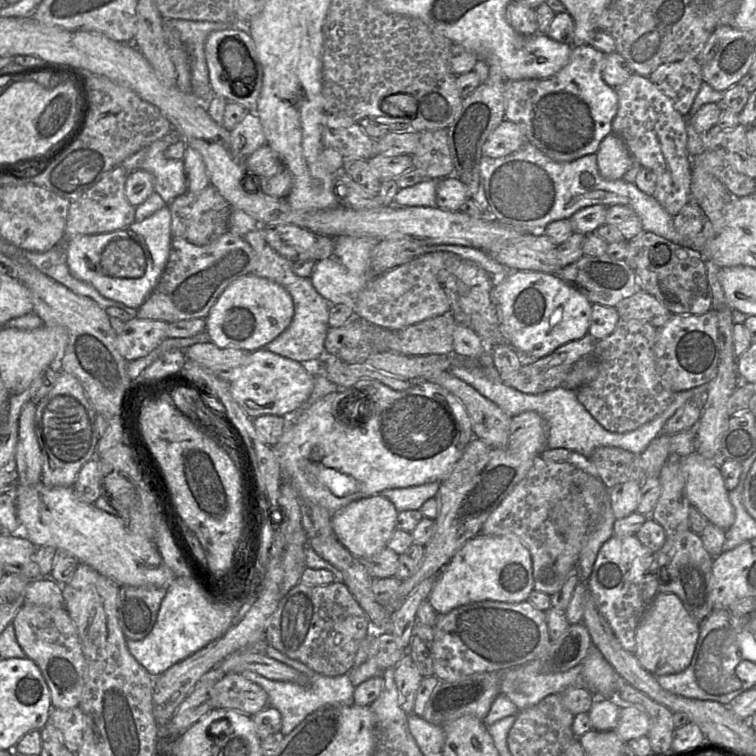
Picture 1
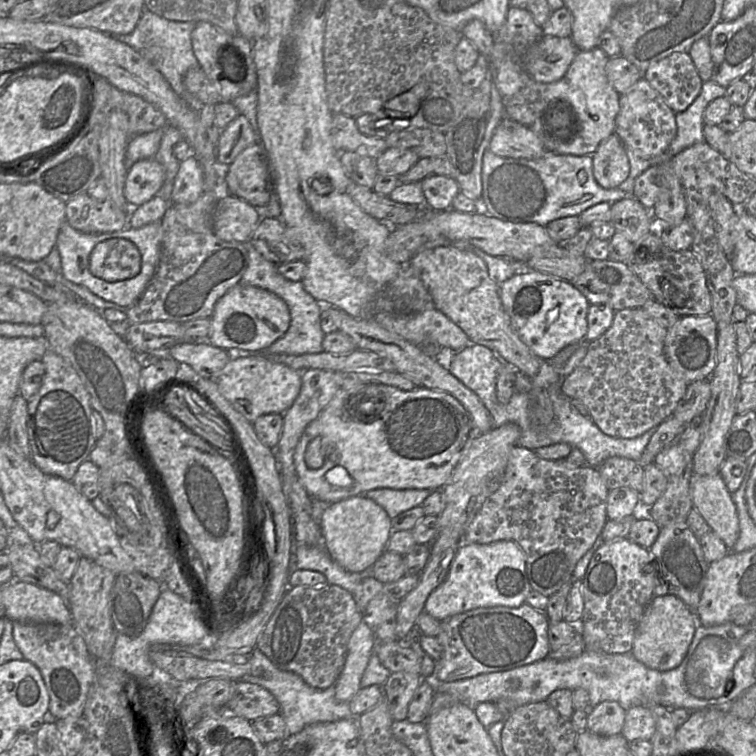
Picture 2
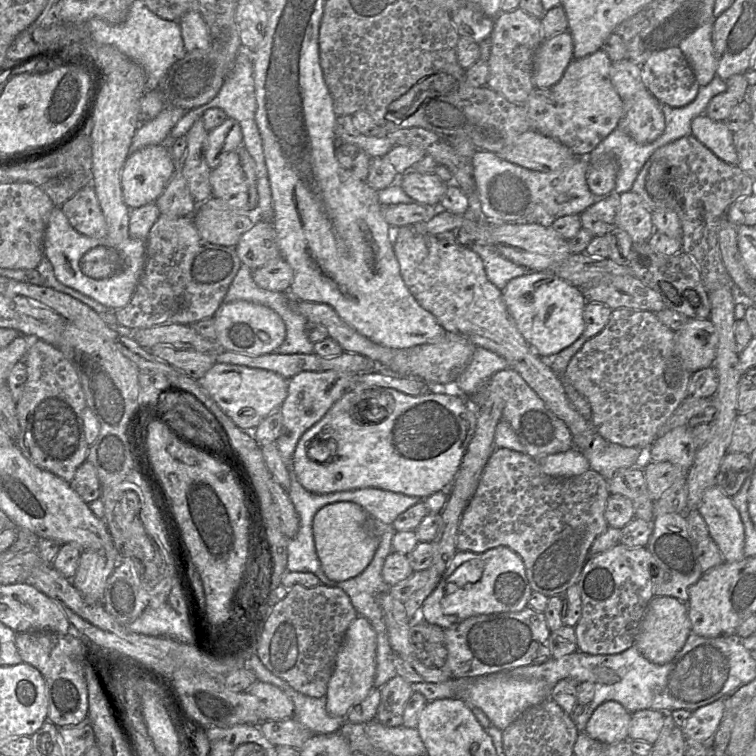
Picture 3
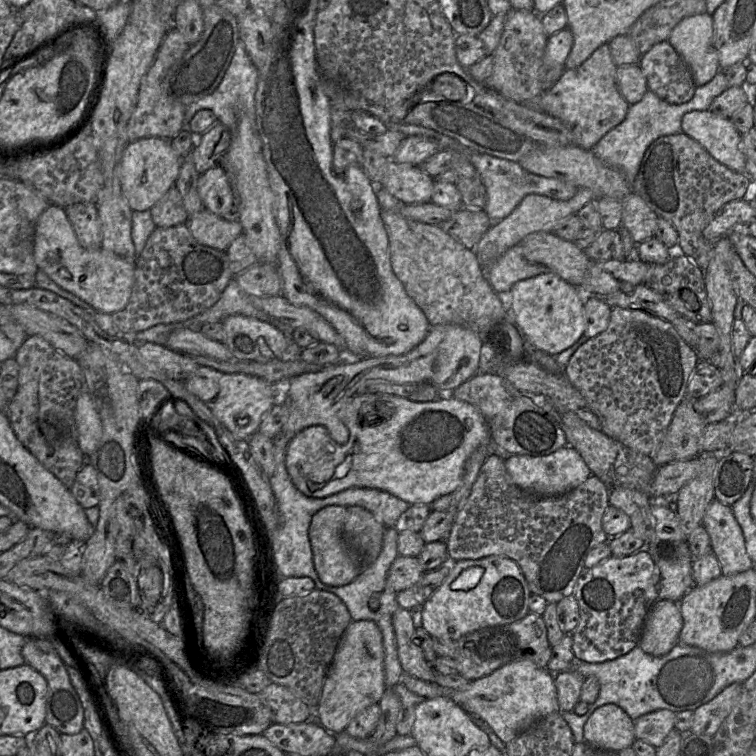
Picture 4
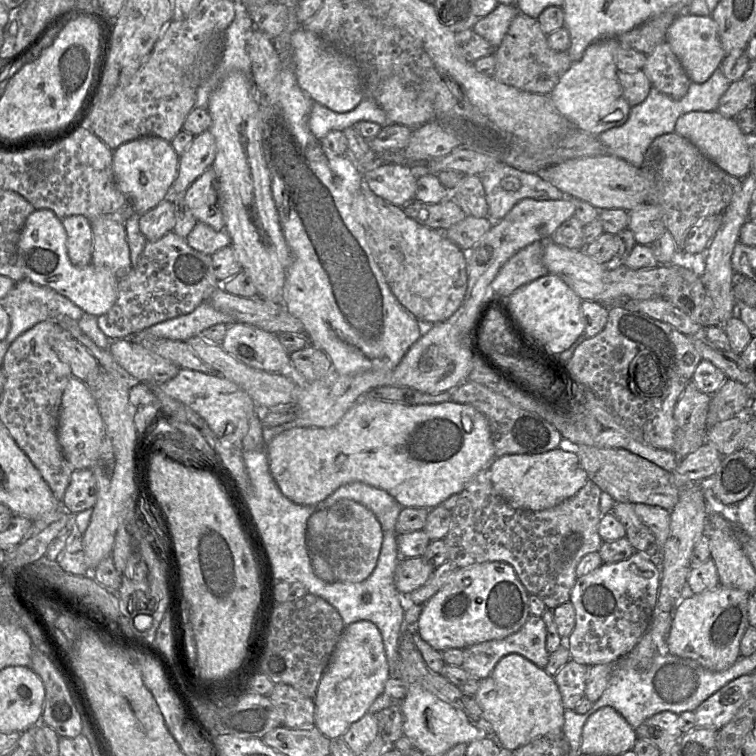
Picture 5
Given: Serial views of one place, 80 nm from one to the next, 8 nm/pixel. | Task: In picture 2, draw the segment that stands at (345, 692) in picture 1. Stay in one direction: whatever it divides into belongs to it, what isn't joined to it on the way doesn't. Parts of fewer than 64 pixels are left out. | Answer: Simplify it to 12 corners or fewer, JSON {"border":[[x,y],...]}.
{"border":[[256,647],[264,677],[241,680],[276,698],[288,736],[311,724],[354,717],[334,685],[313,688]]}

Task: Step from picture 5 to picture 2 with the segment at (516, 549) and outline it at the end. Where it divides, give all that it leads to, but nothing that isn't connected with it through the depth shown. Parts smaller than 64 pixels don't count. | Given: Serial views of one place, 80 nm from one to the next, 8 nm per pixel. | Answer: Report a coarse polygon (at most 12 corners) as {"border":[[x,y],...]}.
{"border":[[510,451],[463,543],[517,543],[549,598],[608,520],[597,468]]}

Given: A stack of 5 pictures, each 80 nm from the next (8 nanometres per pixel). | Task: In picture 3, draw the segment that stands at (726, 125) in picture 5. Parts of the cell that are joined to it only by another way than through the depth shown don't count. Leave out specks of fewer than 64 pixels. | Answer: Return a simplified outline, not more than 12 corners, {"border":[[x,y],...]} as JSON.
{"border":[[701,114],[691,135],[722,161],[738,165],[733,132]]}

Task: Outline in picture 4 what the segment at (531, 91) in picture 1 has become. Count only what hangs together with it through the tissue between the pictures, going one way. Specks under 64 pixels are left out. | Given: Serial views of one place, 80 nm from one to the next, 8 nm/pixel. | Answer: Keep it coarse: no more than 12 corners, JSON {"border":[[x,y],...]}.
{"border":[[608,43],[525,103],[592,150],[626,117]]}

